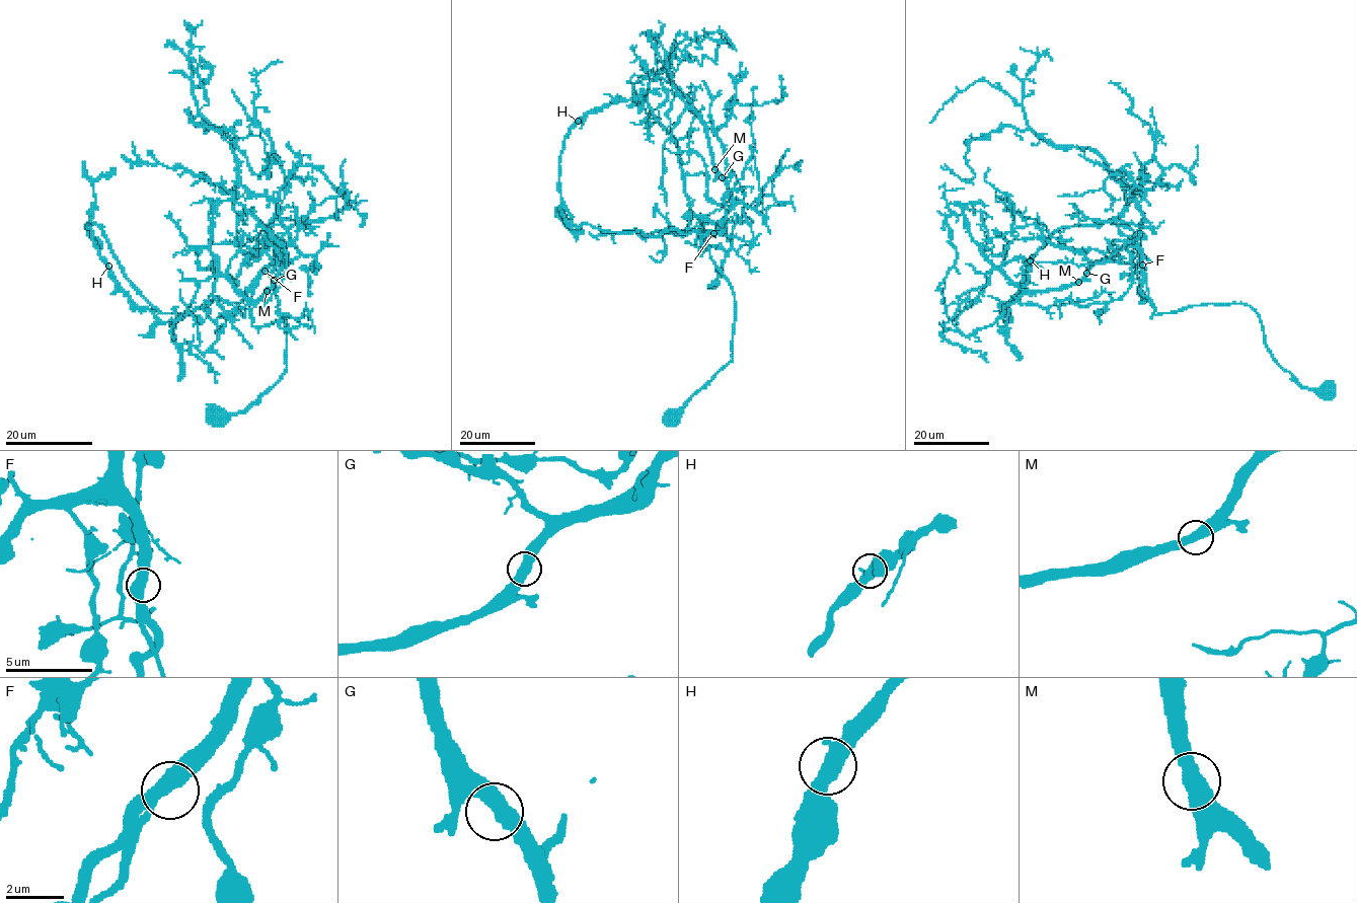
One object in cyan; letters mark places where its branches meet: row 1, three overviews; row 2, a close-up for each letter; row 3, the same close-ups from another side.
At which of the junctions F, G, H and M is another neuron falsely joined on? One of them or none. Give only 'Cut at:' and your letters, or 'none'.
Cut at: none

